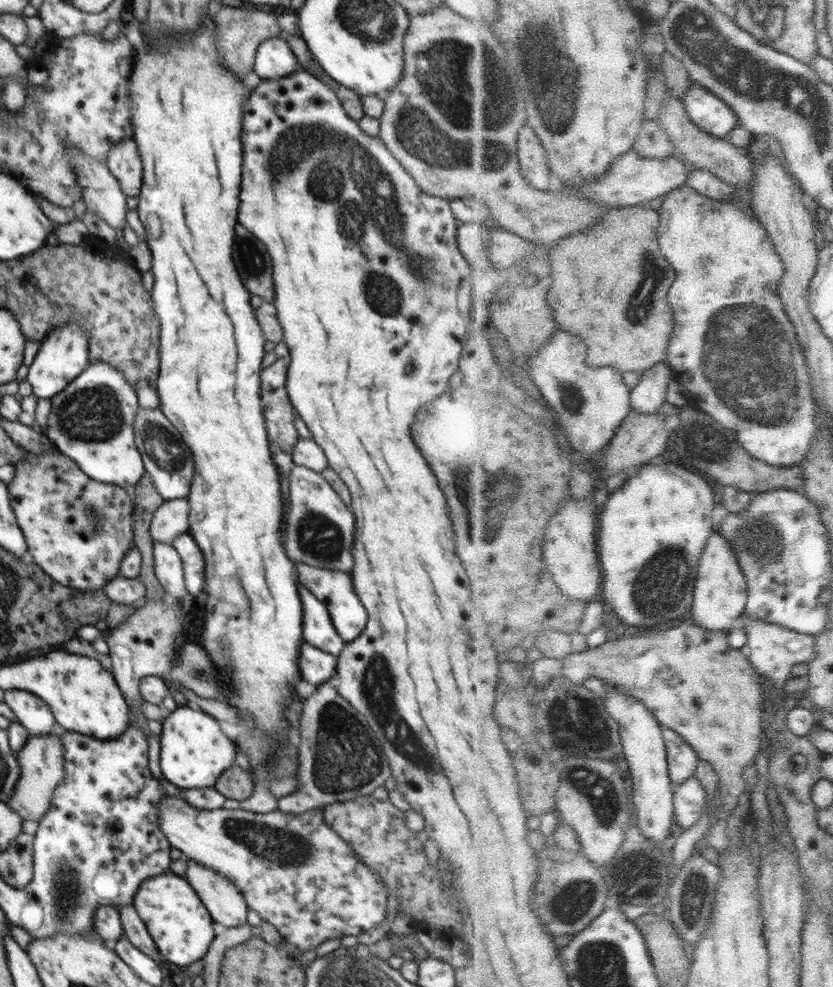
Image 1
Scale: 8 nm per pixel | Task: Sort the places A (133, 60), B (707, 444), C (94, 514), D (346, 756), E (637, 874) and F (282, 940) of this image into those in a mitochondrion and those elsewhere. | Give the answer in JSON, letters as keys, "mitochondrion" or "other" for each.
{"A":"other","B":"mitochondrion","C":"mitochondrion","D":"mitochondrion","E":"mitochondrion","F":"other"}

